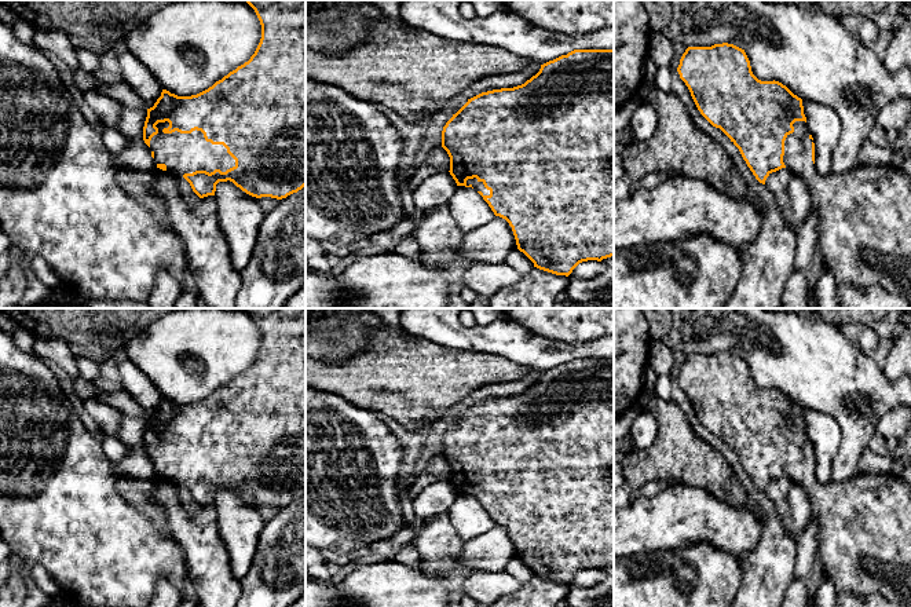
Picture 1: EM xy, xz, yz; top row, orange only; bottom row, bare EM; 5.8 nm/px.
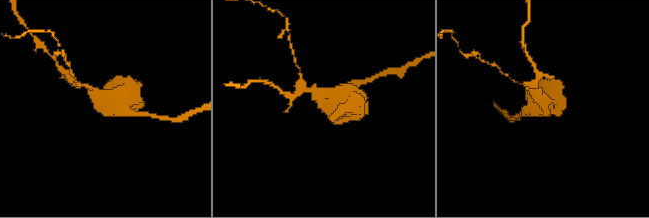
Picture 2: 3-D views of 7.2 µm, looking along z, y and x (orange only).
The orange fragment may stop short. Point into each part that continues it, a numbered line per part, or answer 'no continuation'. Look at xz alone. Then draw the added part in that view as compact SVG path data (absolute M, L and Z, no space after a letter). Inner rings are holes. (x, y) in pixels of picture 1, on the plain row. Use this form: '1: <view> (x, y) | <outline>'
1: xz (478, 494) | M476 486L468 487L467 494L472 494L476 500L482 500L483 504L490 504L490 498L487 498L483 493L483 490L479 490Z

